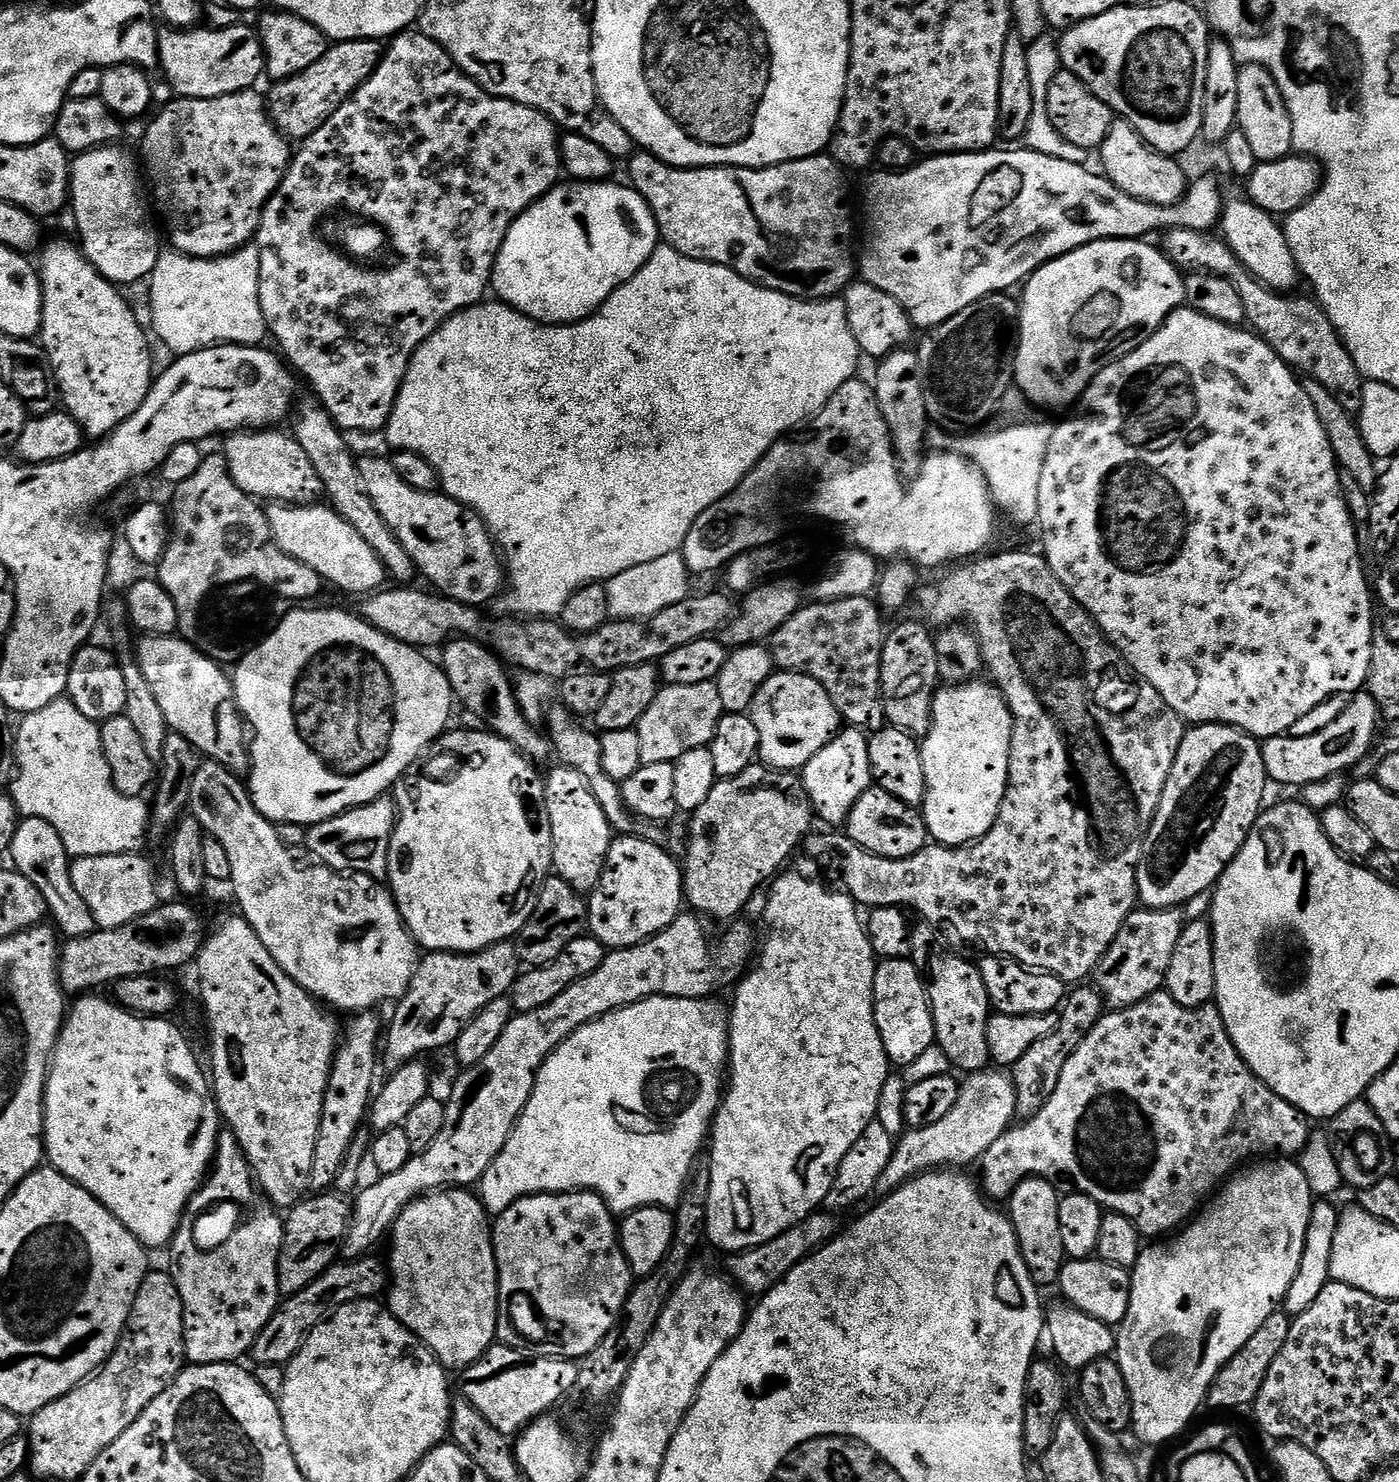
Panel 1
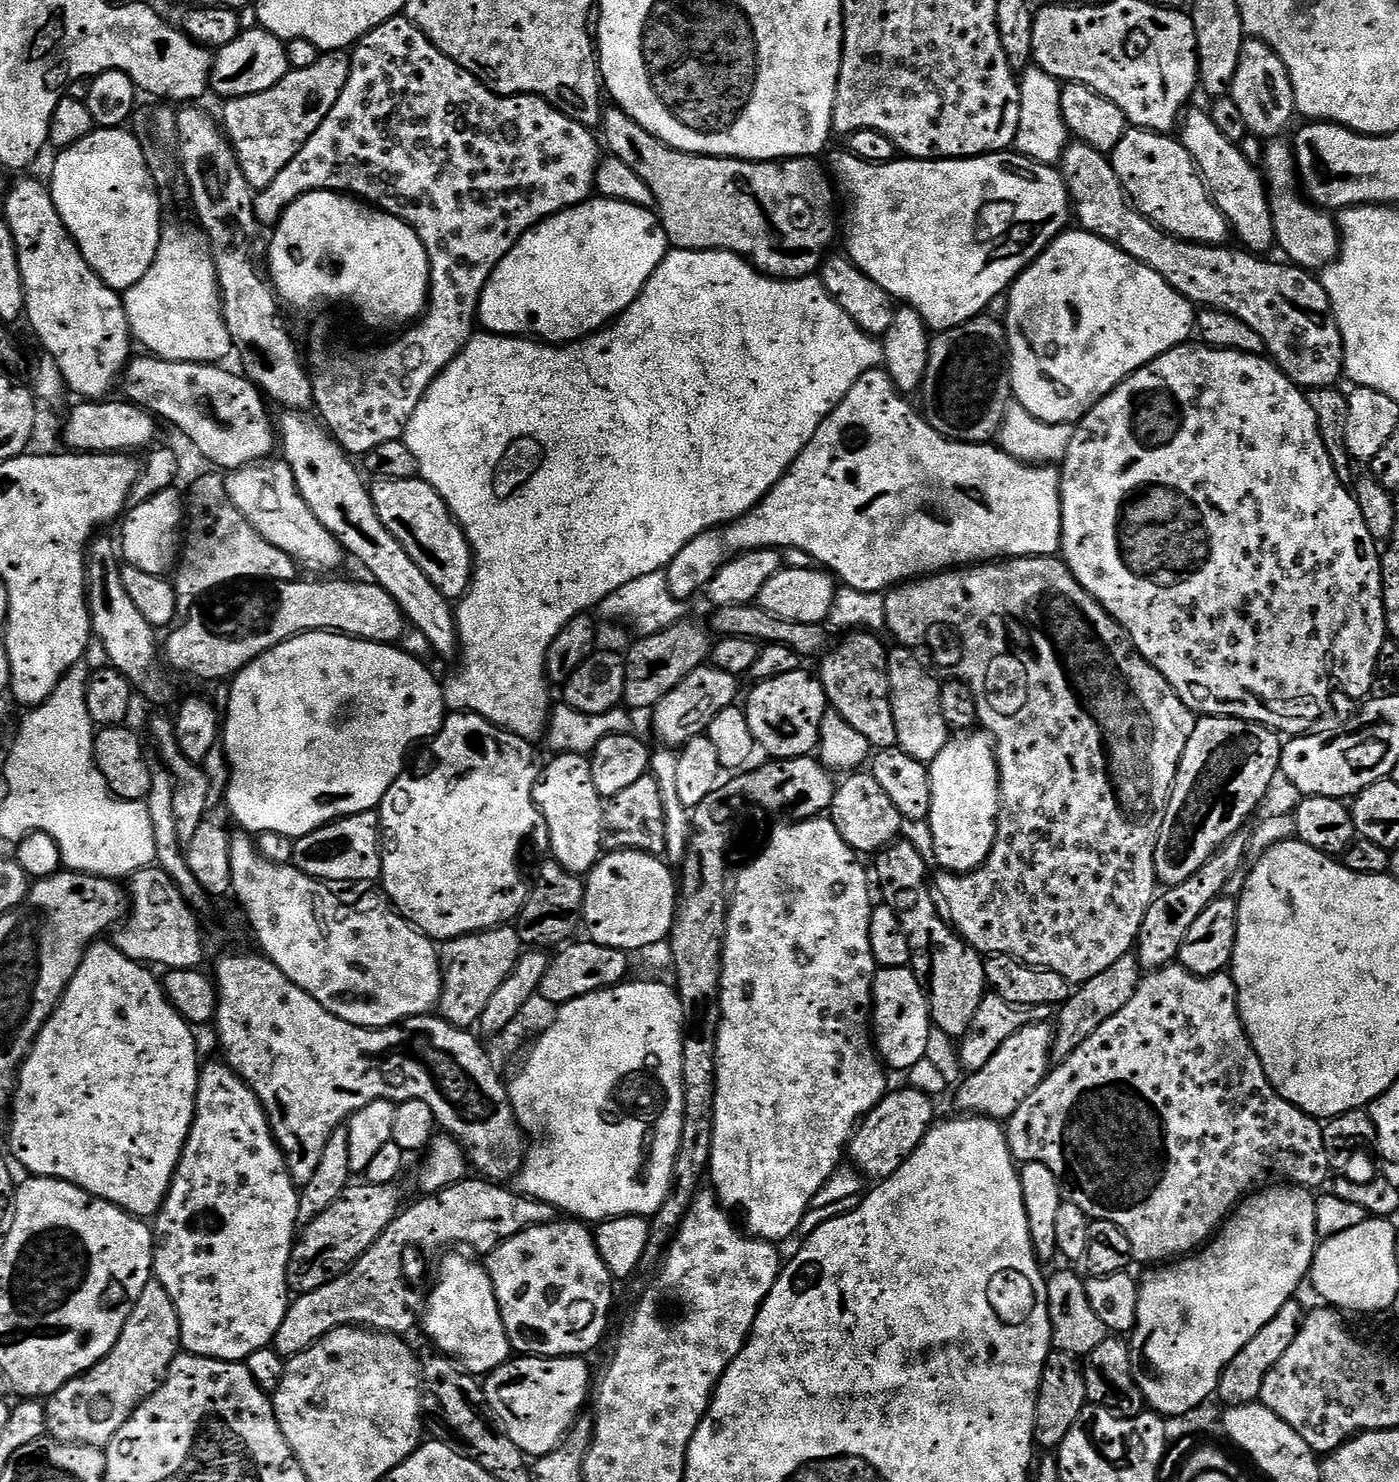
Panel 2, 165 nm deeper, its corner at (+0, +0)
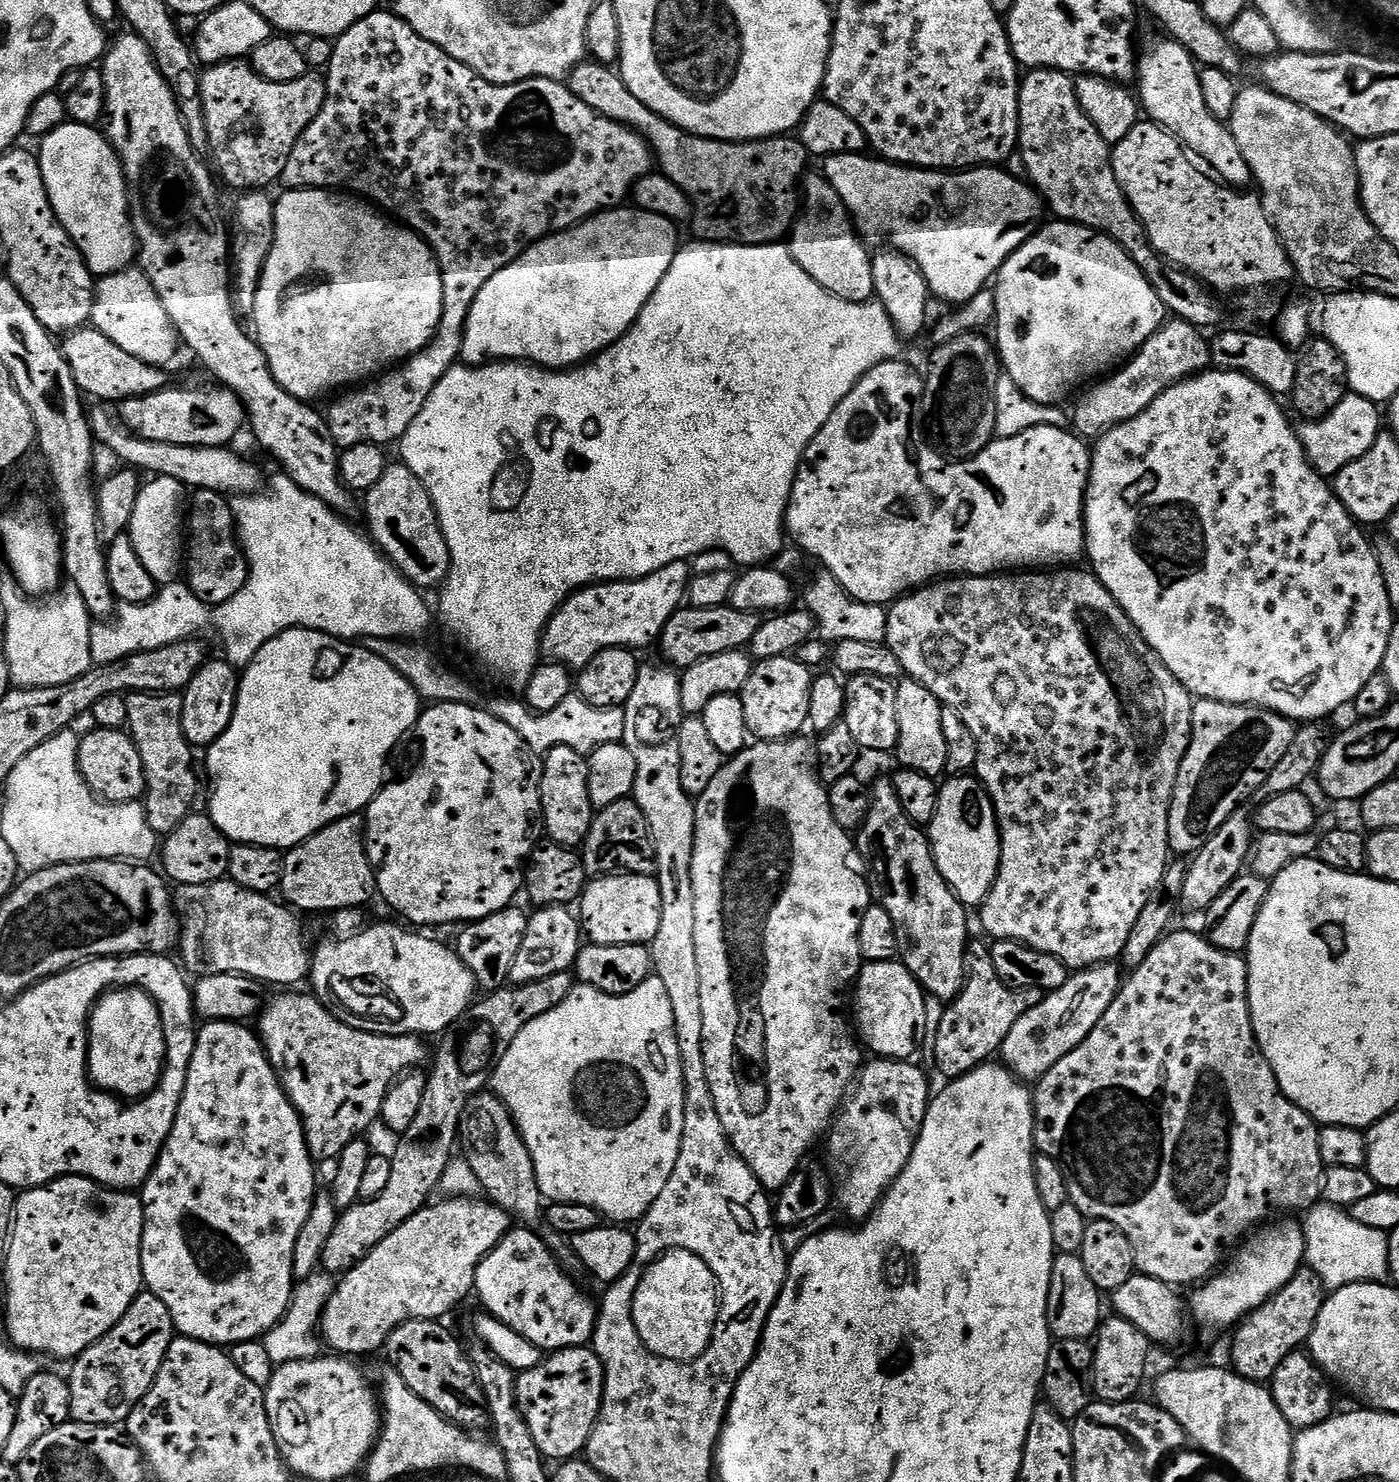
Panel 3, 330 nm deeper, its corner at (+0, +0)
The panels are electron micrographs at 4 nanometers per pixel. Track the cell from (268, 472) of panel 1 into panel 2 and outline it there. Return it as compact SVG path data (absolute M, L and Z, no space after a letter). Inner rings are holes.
M151 354L140 355L144 356L133 355L122 373L123 395L161 421L169 420L212 463L209 465L220 470L244 468L259 460L269 459L277 451L278 432L274 427L274 420L268 417L266 397L247 376L239 371L227 372L219 363L174 362Z

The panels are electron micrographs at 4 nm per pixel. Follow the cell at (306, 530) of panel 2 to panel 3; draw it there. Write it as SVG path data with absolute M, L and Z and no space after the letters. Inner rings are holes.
M96 406L96 409L91 409L88 425L92 427L95 443L101 449L109 448L118 459L124 460L120 462L127 467L152 476L174 478L182 482L188 490L205 488L221 494L232 492L231 494L236 496L247 496L265 487L266 476L264 480L259 466L243 460L238 453L231 452L233 450L231 447L195 448L194 446L178 446L170 442L150 442L141 436L133 436L131 430L120 420L119 415L108 408L111 407Z

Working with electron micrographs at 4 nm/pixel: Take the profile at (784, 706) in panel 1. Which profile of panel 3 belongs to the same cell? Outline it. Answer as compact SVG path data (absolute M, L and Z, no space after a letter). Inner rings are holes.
M779 656L759 661L753 667L744 691L739 693L742 710L746 710L746 726L757 741L796 738L808 724L813 669L792 656Z

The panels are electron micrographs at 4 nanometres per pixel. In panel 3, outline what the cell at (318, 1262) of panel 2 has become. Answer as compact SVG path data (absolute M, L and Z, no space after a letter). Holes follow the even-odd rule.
M566 971L550 974L550 978L538 978L538 982L497 988L495 992L481 995L439 1037L440 1045L436 1052L434 1048L430 1060L432 1069L426 1072L428 1081L426 1094L422 1094L422 1106L410 1130L402 1134L403 1138L397 1139L400 1141L396 1144L396 1153L391 1153L390 1182L378 1198L360 1200L341 1211L334 1231L326 1241L326 1250L322 1250L323 1271L329 1274L349 1272L366 1258L366 1254L370 1254L370 1250L374 1250L374 1246L378 1246L378 1242L382 1242L382 1238L398 1230L402 1222L418 1214L418 1210L433 1199L432 1191L439 1186L452 1160L452 1151L455 1148L457 1151L464 1107L473 1096L489 1087L492 1071L498 1066L502 1054L510 1050L510 1042L518 1038L518 1030L546 1014L546 1010L554 1010L562 998L572 993L573 987L573 973Z

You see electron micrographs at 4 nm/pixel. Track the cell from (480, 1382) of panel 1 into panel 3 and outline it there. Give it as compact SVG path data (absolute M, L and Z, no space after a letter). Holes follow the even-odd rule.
M588 1346L562 1348L558 1352L545 1355L538 1366L519 1373L516 1378L518 1410L522 1410L522 1418L526 1420L526 1426L530 1426L534 1442L538 1442L538 1450L549 1461L571 1460L587 1449L588 1439L594 1430L596 1419L600 1416L603 1393L604 1367L600 1357Z

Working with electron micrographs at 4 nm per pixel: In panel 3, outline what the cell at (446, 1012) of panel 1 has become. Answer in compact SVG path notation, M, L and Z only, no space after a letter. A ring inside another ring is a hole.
M509 906L481 920L465 923L459 929L460 937L454 941L458 958L462 958L470 974L474 974L477 989L485 993L495 992L497 988L508 984L510 966L514 966L514 958L518 958L518 950L522 950L522 938L526 938L529 913L516 907Z

